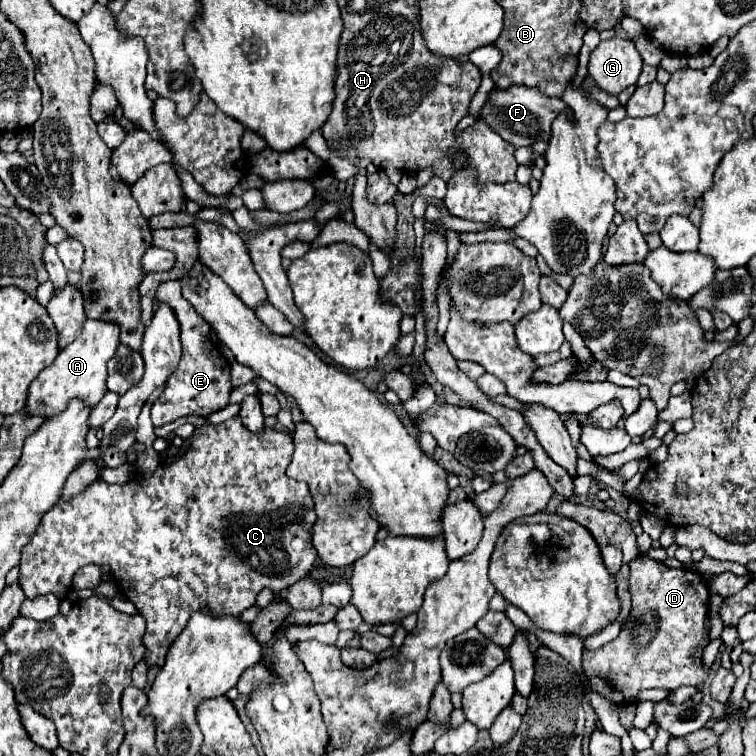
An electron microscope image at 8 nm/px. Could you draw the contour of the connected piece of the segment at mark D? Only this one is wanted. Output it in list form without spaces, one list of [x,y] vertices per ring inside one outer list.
[[[638,554],[636,560],[632,560],[630,564],[630,594],[632,594],[632,614],[624,626],[624,630],[620,632],[620,636],[598,648],[598,650],[584,650],[584,672],[592,684],[592,690],[596,690],[598,694],[602,694],[604,698],[608,698],[612,704],[620,706],[620,704],[626,704],[626,702],[634,702],[636,700],[636,694],[644,688],[680,688],[680,686],[700,686],[702,682],[706,682],[708,674],[704,670],[704,662],[702,662],[702,650],[708,646],[710,642],[710,636],[708,636],[708,628],[706,628],[706,620],[708,620],[708,604],[710,604],[710,590],[708,590],[708,584],[704,580],[704,576],[700,572],[694,572],[694,570],[684,570],[684,568],[670,568],[666,566],[664,562],[660,560],[654,560],[646,554]]]

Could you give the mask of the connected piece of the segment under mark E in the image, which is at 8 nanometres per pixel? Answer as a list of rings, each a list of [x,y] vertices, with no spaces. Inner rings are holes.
[[[164,282],[156,290],[156,298],[168,302],[174,308],[174,314],[180,322],[180,340],[182,340],[182,358],[176,372],[168,378],[162,396],[152,404],[152,424],[162,426],[174,422],[182,416],[208,416],[216,410],[222,410],[228,404],[228,396],[232,392],[230,386],[230,364],[220,356],[216,344],[208,338],[210,326],[202,320],[202,316],[188,304],[180,294],[178,282]]]

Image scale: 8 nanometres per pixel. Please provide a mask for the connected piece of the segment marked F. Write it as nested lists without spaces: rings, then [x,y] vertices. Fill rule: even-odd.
[[[518,84],[512,88],[494,86],[494,90],[488,94],[488,100],[484,102],[484,106],[480,110],[480,118],[496,134],[500,134],[504,140],[508,140],[508,144],[512,144],[514,148],[522,148],[522,146],[532,146],[540,140],[548,142],[550,124],[554,122],[554,118],[560,112],[566,112],[566,104],[560,98],[542,96],[540,88],[524,88],[524,84]]]

